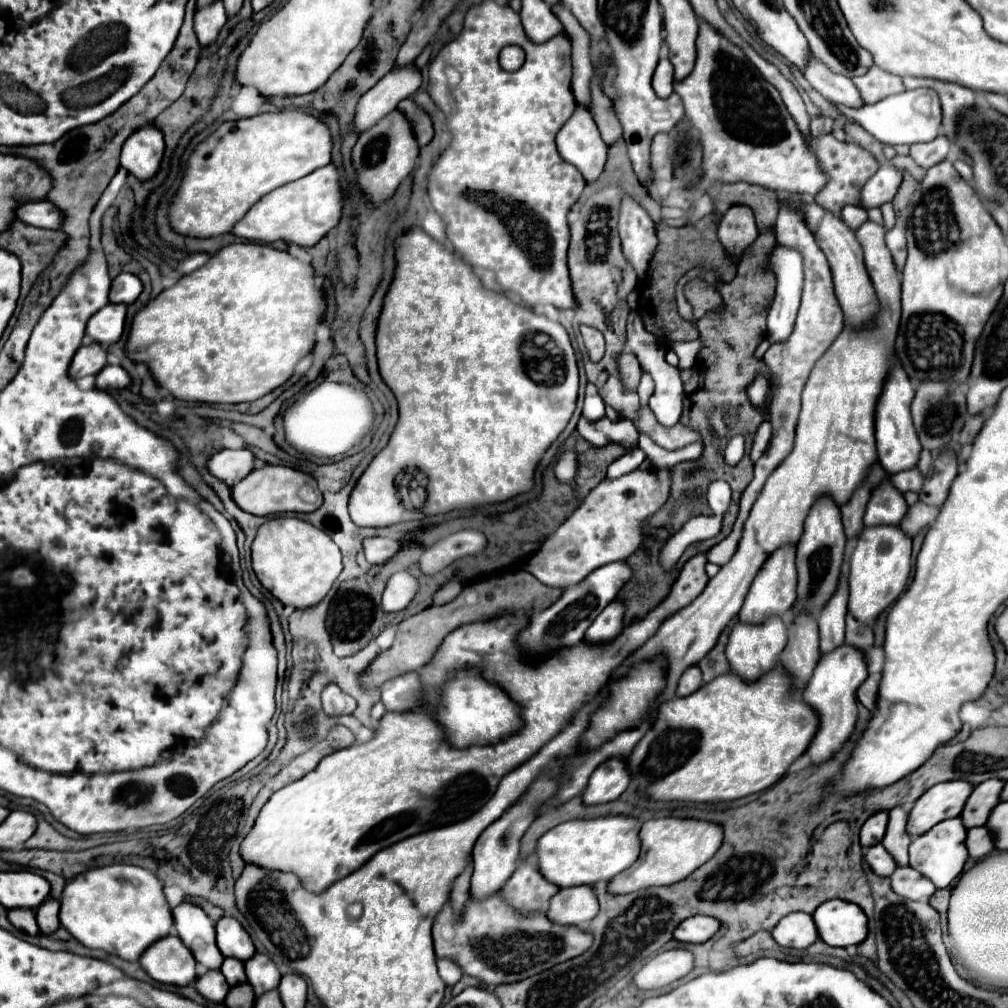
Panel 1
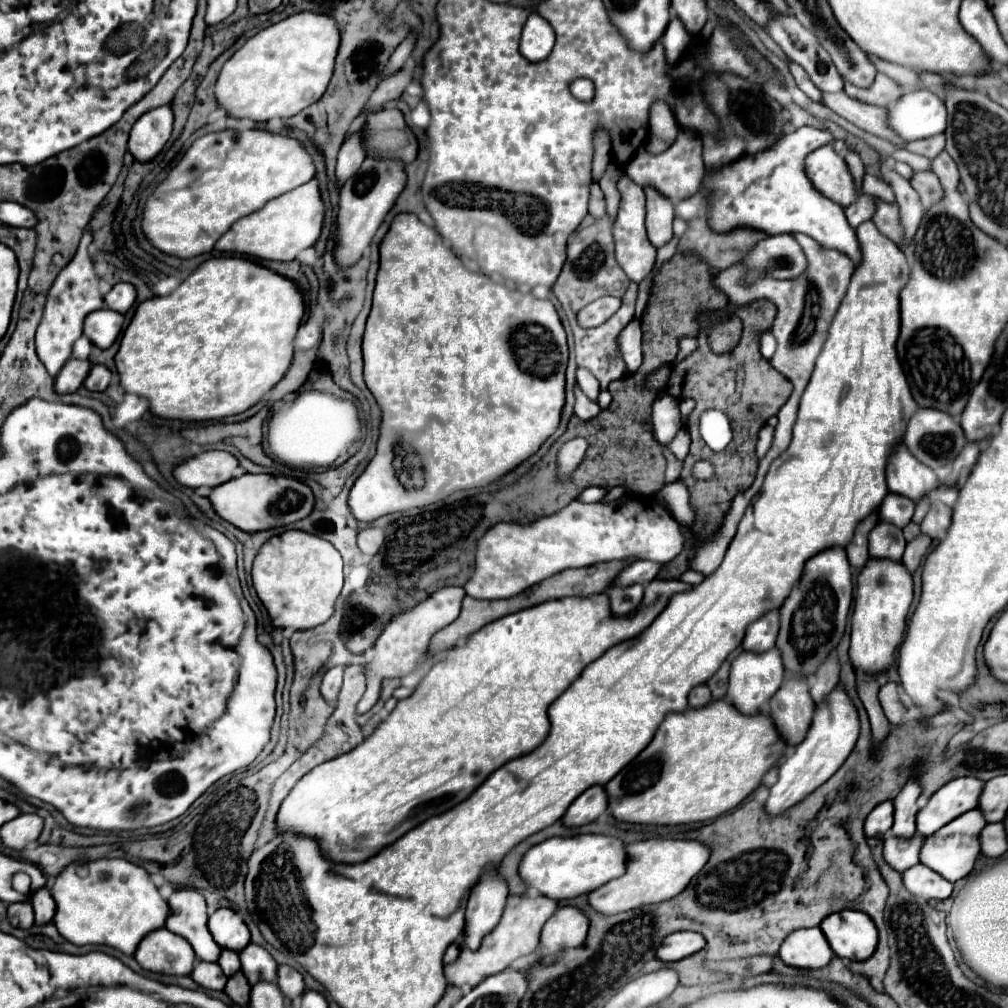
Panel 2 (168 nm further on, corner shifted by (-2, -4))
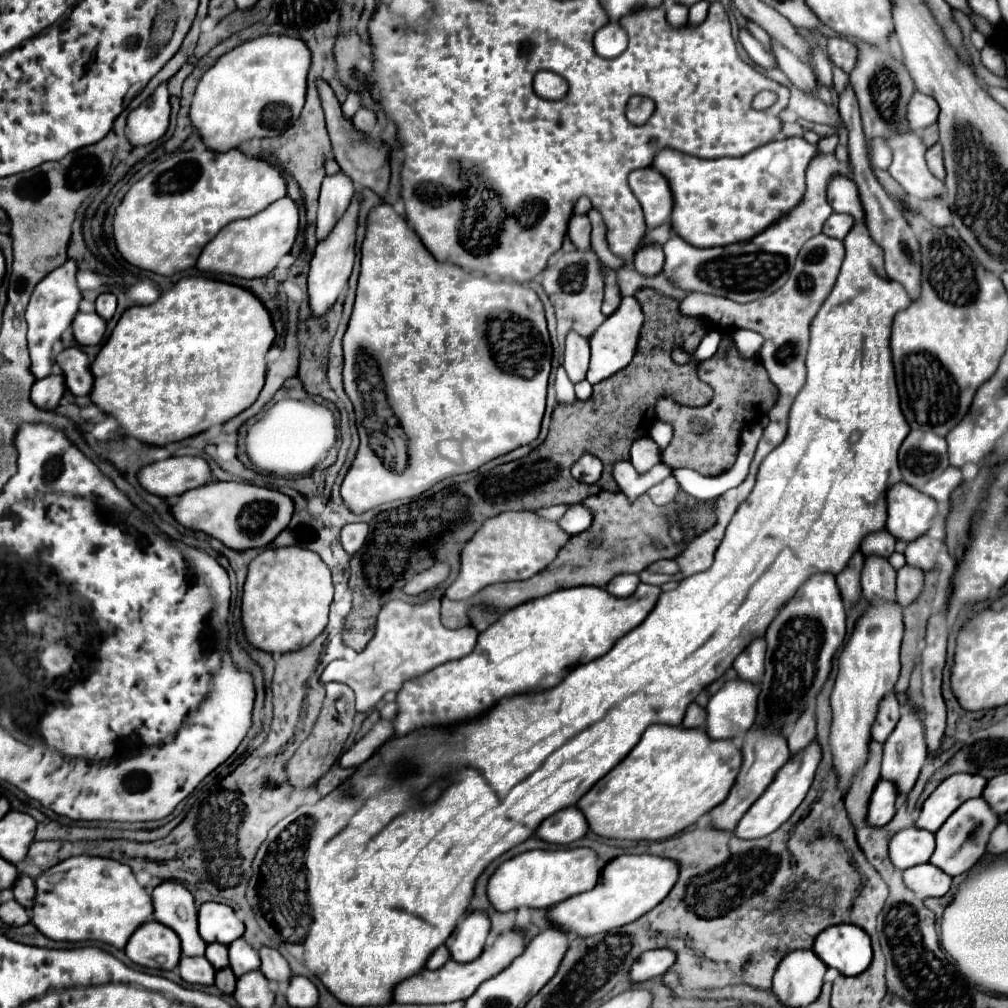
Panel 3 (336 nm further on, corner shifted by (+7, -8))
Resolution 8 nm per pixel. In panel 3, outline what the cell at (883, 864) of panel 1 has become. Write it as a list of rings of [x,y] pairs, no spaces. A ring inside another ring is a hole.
[[[909,827],[899,831],[889,843],[889,857],[897,869],[909,869],[929,861],[935,851],[935,833]]]

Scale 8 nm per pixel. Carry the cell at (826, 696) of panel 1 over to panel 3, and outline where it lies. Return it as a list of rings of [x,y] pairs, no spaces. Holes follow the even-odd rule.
[[[813,741],[807,747],[807,751],[801,751],[801,755],[797,759],[789,759],[785,763],[785,767],[781,767],[781,771],[775,775],[773,783],[765,789],[765,793],[741,817],[733,835],[739,839],[759,839],[759,837],[767,837],[773,831],[777,831],[793,815],[793,811],[799,807],[799,803],[805,799],[805,795],[813,783],[813,775],[817,771],[819,761],[821,761],[821,749],[819,749],[817,741]]]

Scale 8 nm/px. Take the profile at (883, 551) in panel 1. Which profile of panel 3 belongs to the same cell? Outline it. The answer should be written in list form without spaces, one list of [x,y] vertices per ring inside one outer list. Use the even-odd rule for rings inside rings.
[[[873,603],[867,613],[857,621],[849,643],[843,647],[839,659],[839,673],[831,693],[833,721],[829,731],[829,745],[833,755],[833,767],[837,773],[837,787],[845,795],[855,775],[867,761],[871,727],[877,715],[877,707],[885,695],[889,695],[899,677],[899,645],[903,639],[901,607],[897,603]]]

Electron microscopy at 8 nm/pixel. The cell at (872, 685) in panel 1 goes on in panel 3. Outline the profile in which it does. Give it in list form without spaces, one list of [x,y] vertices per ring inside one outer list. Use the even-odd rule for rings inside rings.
[[[889,693],[881,705],[879,705],[879,713],[877,713],[877,719],[875,719],[875,725],[873,725],[873,741],[879,741],[879,743],[885,743],[885,739],[891,735],[891,731],[895,729],[897,721],[901,717],[901,711],[899,711],[899,703],[895,699],[893,693]]]

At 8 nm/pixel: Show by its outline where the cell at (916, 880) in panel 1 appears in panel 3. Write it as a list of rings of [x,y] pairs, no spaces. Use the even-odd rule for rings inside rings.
[[[931,863],[905,869],[903,879],[911,891],[925,893],[927,897],[943,897],[951,889],[951,875],[939,867],[933,867]]]

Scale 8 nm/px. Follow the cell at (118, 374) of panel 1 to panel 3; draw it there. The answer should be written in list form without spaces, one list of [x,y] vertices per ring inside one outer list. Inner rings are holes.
[[[79,347],[63,349],[55,357],[55,363],[61,367],[65,387],[69,387],[69,391],[73,395],[89,395],[89,391],[93,387],[93,379],[91,379],[93,375],[89,371],[91,361]]]

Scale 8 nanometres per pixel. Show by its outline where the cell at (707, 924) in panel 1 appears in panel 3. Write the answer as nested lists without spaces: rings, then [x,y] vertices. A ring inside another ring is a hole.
[[[653,949],[645,951],[631,967],[629,979],[631,983],[643,983],[653,977],[661,977],[675,963],[675,955],[669,949]]]

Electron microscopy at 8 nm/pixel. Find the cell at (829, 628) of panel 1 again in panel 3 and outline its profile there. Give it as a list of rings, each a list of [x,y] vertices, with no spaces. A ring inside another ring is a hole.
[[[805,711],[805,715],[801,715],[801,719],[797,719],[791,733],[787,735],[787,745],[789,745],[791,757],[801,753],[813,739],[815,739],[815,713]]]

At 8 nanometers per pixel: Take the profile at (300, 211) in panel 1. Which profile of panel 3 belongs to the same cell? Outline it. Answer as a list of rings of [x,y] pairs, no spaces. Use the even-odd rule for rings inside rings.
[[[283,197],[277,203],[273,203],[273,207],[267,207],[265,211],[249,217],[249,219],[241,219],[241,221],[233,221],[227,227],[223,227],[221,233],[217,233],[217,237],[205,245],[205,249],[201,251],[199,259],[197,259],[197,269],[199,271],[211,271],[211,273],[229,273],[235,277],[243,277],[243,279],[255,279],[255,277],[265,277],[267,273],[271,273],[277,267],[279,257],[283,257],[285,253],[291,251],[295,237],[297,237],[297,227],[299,227],[299,211],[297,205],[289,199]]]

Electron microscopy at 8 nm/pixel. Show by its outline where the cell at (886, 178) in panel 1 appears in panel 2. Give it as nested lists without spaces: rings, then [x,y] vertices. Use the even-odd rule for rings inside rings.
[[[862,193],[850,207],[844,209],[848,223],[850,223],[854,229],[856,229],[860,223],[872,219],[874,211],[876,211],[876,197],[868,195],[868,193]]]

